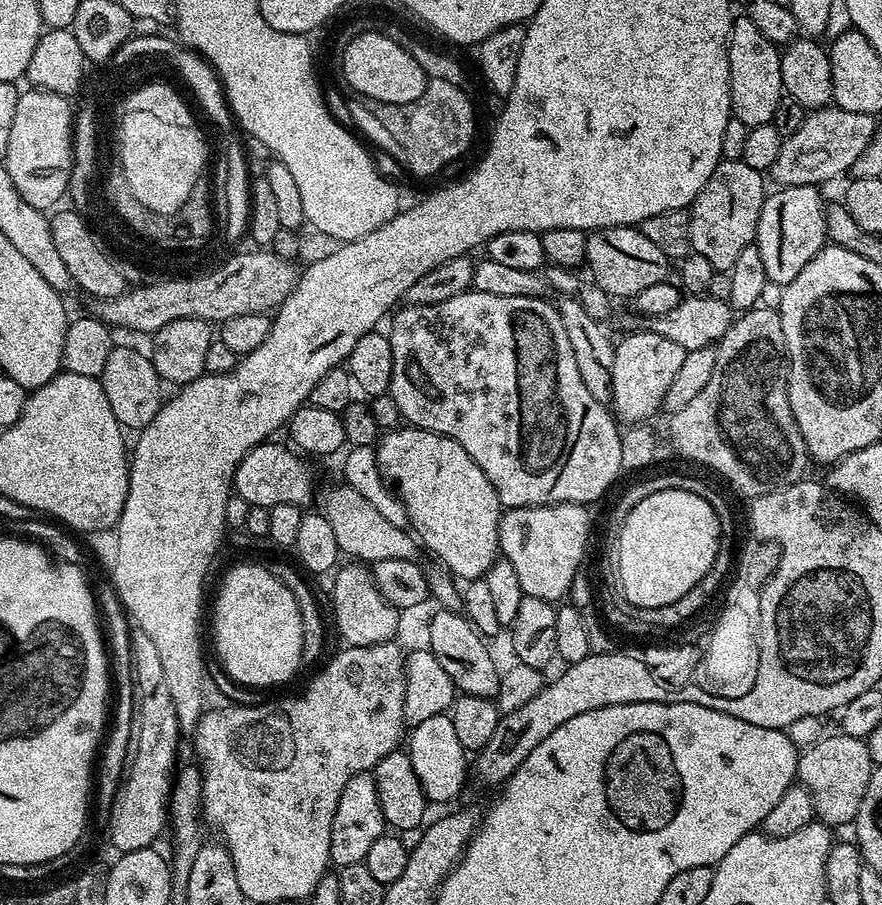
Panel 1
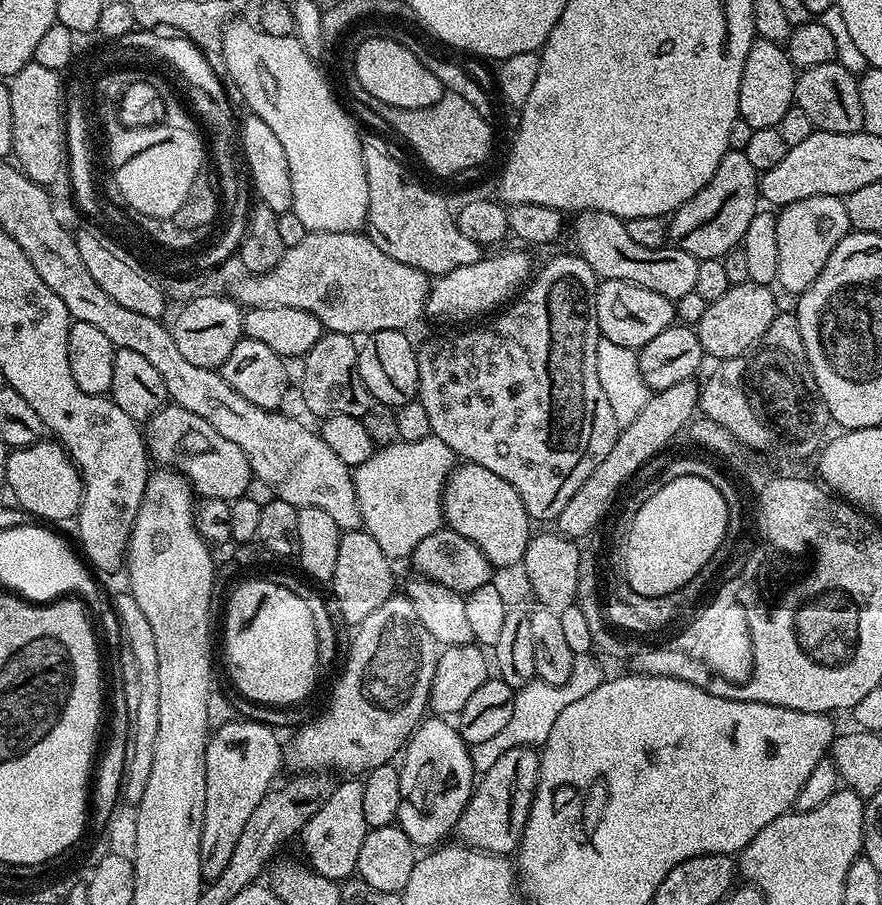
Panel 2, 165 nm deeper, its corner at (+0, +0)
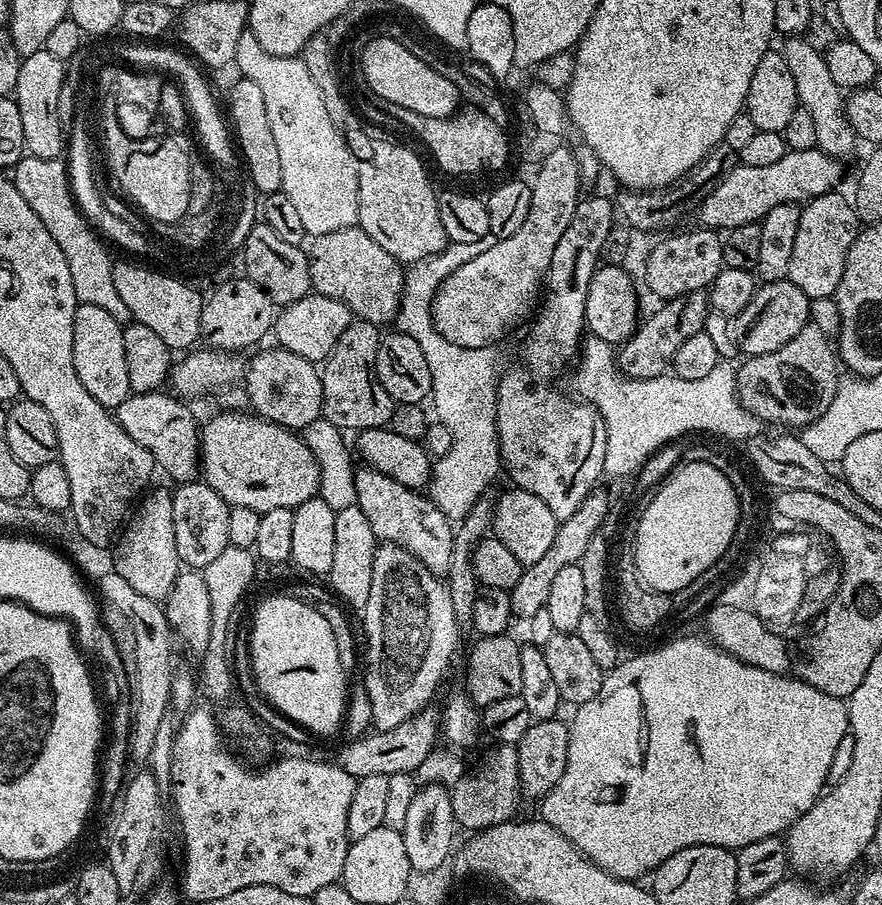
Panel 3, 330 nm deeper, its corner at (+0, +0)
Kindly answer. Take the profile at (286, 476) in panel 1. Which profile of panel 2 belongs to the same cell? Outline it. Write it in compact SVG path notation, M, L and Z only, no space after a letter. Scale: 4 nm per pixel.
M169 402L148 419L146 422L146 451L155 463L156 460L160 463L157 465L179 472L192 485L197 497L206 500L222 498L231 502L249 495L248 483L253 483L254 477L246 454L242 454L242 450L238 446L234 446L234 442L230 442L230 438L222 438L222 434L218 434L218 430L214 430L214 426L210 426L210 422L206 422L206 418L198 418L198 414L190 414L190 410L186 410L182 406Z

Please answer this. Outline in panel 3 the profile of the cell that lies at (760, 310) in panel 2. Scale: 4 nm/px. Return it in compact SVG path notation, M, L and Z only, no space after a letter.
M769 280L756 289L754 298L734 317L734 331L739 351L745 357L770 354L770 350L782 350L790 338L798 335L798 330L810 322L810 301L794 282L787 280Z

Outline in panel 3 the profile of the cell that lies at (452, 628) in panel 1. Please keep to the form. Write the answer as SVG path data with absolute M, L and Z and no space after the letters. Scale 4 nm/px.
M367 466L355 469L356 504L370 521L377 541L397 544L406 549L414 558L422 562L430 571L437 574L447 573L451 562L454 533L453 521L423 491L402 486L386 474Z

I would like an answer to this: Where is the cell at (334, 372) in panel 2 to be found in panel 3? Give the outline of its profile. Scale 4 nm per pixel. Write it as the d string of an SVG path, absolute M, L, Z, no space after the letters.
M359 318L353 319L319 369L322 416L336 428L359 434L365 428L386 428L392 423L394 401L386 390L382 390L376 377L376 355L381 335L377 325Z

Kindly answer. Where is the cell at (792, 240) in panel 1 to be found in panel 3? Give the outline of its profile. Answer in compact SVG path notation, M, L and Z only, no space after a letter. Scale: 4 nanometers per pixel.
M833 190L816 196L801 207L798 218L798 234L794 238L794 251L790 257L788 280L806 294L809 301L827 296L835 297L838 282L842 282L842 270L846 270L846 254L854 246L856 233L861 231L862 221L856 215L853 201Z

